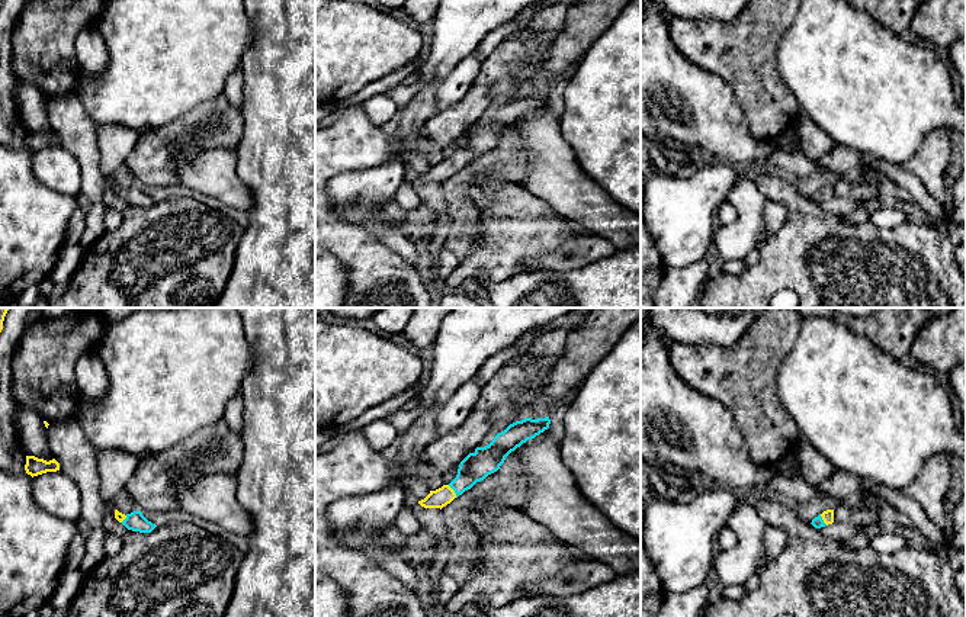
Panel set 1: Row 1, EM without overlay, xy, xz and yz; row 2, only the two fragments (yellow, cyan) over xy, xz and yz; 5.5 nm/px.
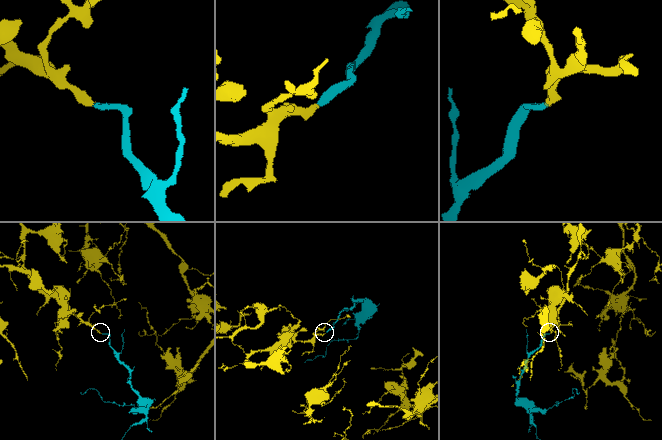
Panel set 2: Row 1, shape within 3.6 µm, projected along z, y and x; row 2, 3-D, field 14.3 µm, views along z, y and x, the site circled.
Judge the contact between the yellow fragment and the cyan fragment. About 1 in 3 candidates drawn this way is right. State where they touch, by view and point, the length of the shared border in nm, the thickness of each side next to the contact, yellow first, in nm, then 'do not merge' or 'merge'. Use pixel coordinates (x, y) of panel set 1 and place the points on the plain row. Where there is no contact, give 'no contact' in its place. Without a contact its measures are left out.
contact xz (453, 166); length 90 nm; calibres 110 and 160 nm; merge

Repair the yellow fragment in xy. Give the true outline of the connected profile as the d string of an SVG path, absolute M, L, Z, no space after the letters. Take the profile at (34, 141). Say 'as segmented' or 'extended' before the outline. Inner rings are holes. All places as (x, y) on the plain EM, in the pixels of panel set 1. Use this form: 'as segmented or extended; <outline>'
as segmented; M26 131L25 145L28 150L31 150L33 152L33 151L46 148L46 147L60 145L60 138L55 134L46 136L44 134L38 134L35 131Z

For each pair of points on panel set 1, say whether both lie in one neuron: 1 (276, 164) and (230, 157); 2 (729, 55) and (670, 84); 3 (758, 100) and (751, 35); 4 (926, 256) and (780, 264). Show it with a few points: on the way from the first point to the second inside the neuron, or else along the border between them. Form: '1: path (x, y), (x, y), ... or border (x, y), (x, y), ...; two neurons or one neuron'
1: border (234, 150), (237, 154), (236, 173), (250, 190); two neurons
2: border (676, 47), (684, 57), (718, 74), (731, 87); two neurons
3: path (756, 84), (751, 74), (751, 51); one neuron
4: path (889, 278), (844, 279), (833, 267), (817, 267); one neuron

